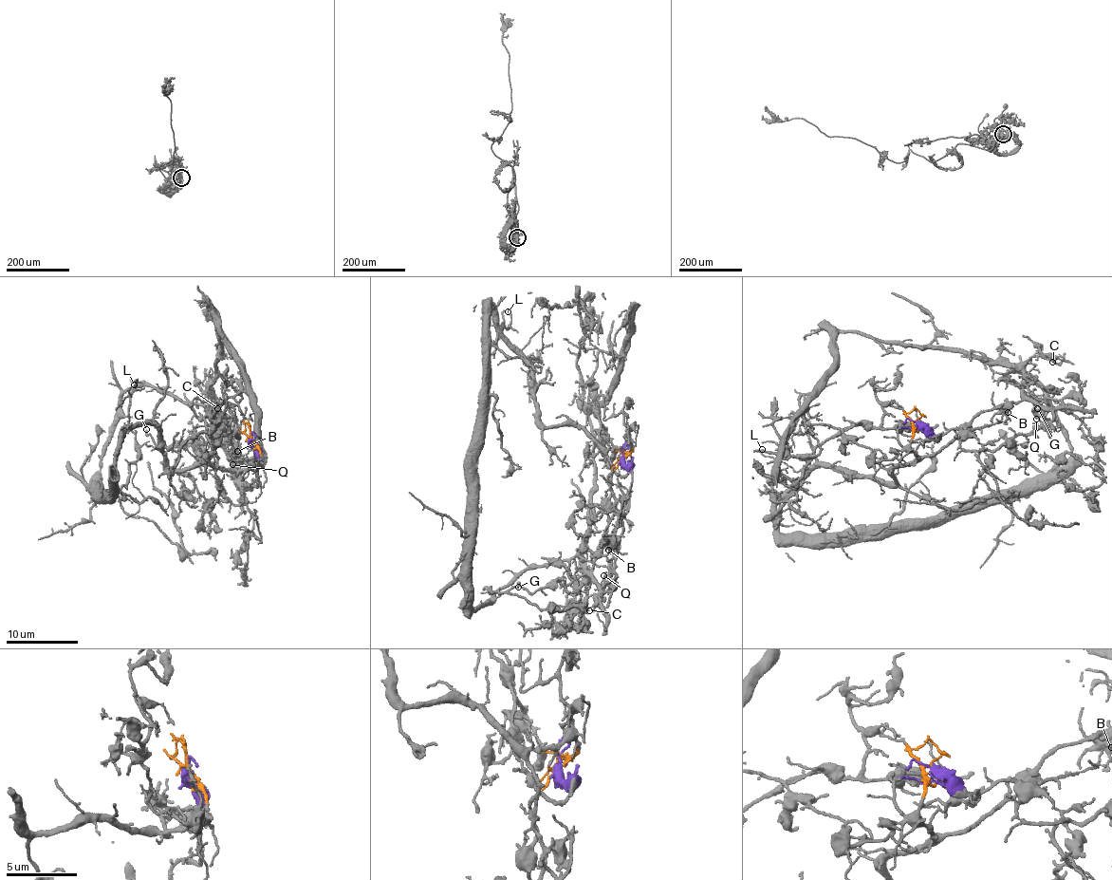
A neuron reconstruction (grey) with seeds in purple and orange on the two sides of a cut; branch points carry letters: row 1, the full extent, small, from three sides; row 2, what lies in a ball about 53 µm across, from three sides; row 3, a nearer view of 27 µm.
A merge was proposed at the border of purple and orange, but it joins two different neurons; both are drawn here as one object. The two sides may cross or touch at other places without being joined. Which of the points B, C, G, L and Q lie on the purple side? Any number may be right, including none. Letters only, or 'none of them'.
B, C, G, Q

